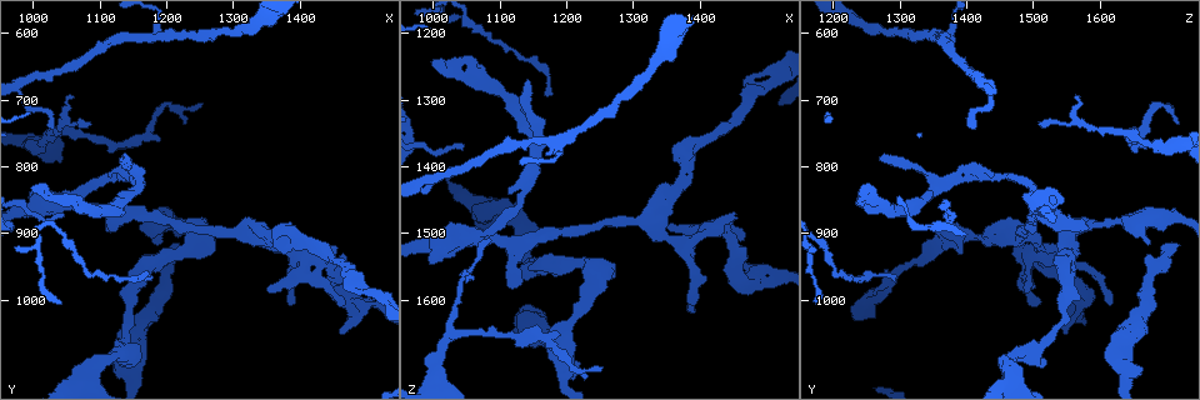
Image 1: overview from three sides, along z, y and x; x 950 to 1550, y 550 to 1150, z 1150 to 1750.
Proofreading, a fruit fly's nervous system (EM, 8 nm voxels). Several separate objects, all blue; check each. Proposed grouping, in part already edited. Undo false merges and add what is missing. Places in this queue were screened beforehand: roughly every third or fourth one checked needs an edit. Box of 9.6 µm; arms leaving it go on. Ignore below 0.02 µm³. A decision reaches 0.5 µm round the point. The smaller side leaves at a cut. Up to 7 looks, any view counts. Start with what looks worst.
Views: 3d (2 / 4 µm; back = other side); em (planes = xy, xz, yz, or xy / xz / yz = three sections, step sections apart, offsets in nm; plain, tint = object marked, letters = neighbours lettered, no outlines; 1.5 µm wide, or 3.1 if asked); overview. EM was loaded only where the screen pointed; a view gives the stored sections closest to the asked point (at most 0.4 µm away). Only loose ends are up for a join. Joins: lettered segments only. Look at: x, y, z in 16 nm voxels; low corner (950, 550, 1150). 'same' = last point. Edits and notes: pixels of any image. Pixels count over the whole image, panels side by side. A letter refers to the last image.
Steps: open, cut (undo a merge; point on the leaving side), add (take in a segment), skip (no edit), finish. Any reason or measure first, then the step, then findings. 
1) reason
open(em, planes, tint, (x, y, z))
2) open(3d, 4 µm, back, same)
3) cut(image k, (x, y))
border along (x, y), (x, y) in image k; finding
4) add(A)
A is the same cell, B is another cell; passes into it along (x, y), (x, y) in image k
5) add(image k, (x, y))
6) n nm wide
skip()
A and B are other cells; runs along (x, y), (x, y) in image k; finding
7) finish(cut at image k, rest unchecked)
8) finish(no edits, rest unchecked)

three-way junction
open(3d, 2 µm, (1005, 770, 1715))

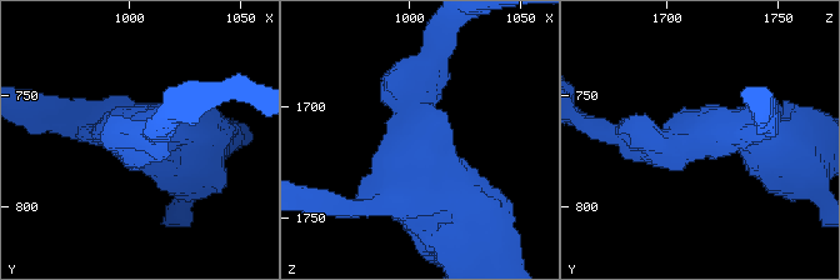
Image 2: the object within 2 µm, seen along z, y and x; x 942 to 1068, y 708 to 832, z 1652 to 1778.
open(em, xz, step 4, tint, (1006, 767, 1713))

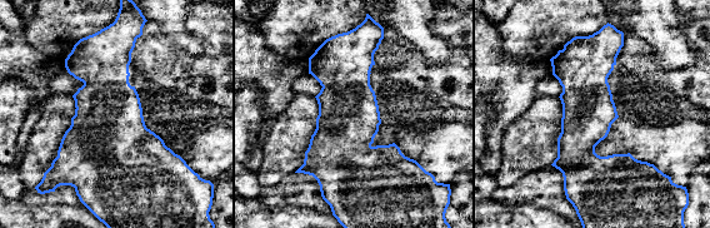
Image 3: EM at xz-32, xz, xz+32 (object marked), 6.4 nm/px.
open(em, planes, letters, same)

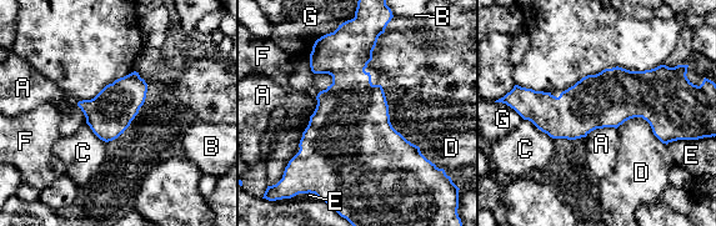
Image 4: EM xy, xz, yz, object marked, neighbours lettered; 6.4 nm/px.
A touches over 440 nm
skip()
A, B, C, D, E, F and G are other cells; runs along (522, 94), (535, 105), (672, 106) in image 4; one neuron here

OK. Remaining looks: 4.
open(3d, 4 µm, (1115, 895, 1580))

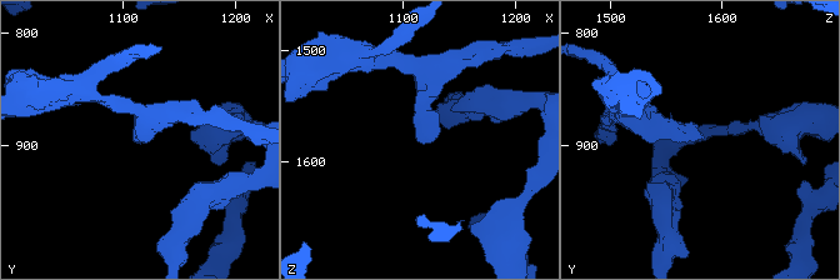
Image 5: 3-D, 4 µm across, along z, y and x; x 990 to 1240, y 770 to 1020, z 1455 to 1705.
now the EM
open(em, xy, step 8, letters, (1120, 894, 1586))

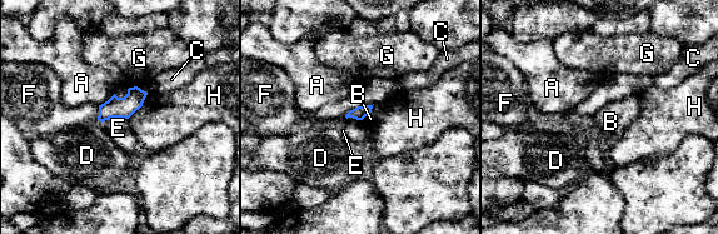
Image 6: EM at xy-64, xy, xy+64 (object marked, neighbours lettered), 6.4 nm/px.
cut it another way
open(em, planes, letters, same)

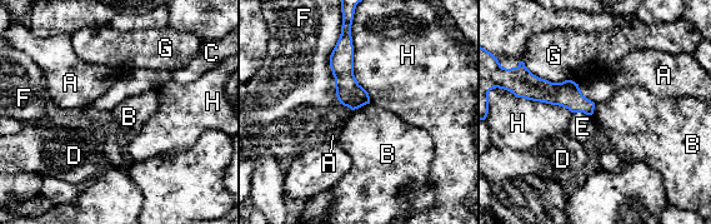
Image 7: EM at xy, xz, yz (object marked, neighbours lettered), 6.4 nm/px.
120 nm wide
skip()
A, B, C, D, E, F, G and H are other cells; border along (369, 103), (353, 110) in image 7; no lettered segment goes on from it

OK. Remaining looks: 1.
finish(no edits, rest unchecked)

